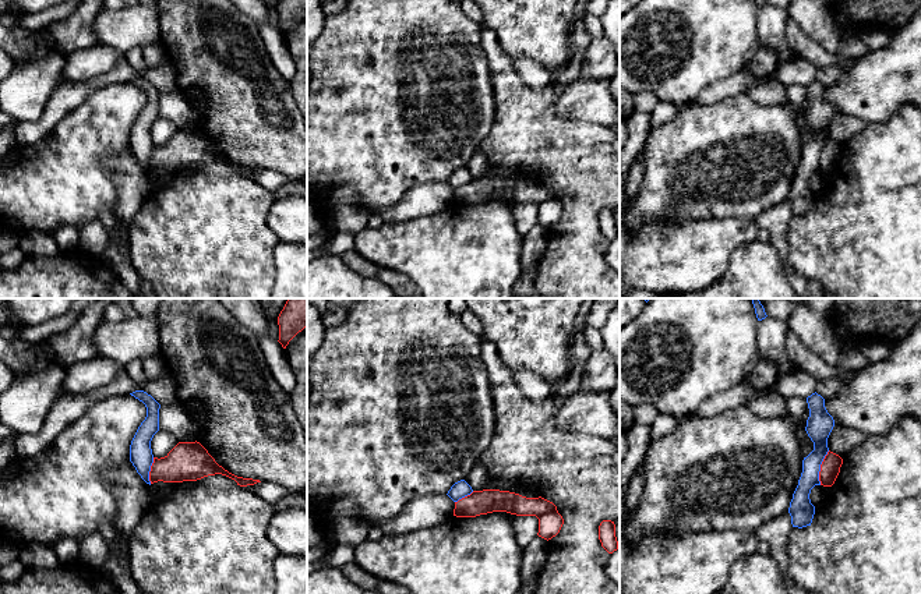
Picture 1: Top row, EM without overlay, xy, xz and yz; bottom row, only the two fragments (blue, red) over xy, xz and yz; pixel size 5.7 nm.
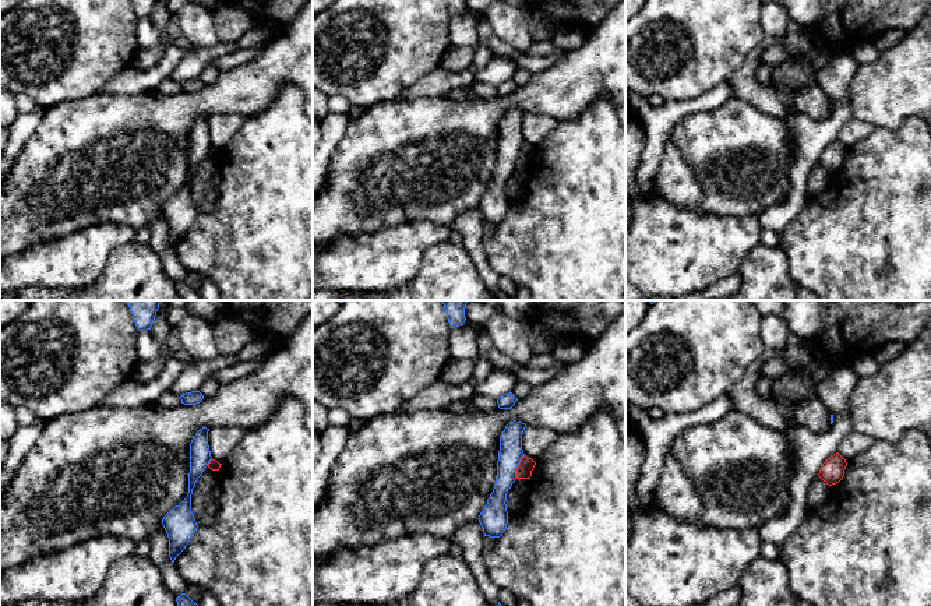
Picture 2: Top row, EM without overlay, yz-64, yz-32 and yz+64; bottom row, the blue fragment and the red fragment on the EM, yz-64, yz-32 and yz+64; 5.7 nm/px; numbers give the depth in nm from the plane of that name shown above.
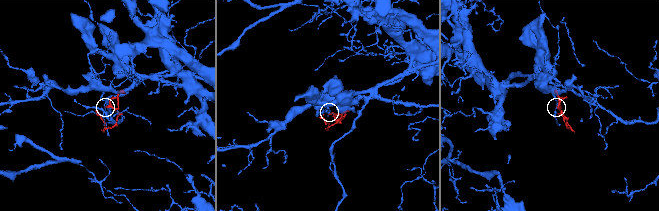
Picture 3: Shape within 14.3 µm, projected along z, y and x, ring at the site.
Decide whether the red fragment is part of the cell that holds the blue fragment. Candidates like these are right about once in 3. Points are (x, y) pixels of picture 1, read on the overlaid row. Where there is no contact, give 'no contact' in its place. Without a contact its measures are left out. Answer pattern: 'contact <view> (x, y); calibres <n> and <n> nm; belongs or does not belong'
contact yz (819, 467); calibres 160 and 110 nm; does not belong

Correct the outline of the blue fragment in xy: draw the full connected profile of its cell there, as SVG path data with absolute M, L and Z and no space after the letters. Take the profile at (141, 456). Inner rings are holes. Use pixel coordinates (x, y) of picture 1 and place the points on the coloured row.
M135 390L130 395L142 402L147 407L147 417L138 427L130 445L130 462L133 463L141 478L151 485L149 471L154 463L151 441L159 431L160 404L144 390Z

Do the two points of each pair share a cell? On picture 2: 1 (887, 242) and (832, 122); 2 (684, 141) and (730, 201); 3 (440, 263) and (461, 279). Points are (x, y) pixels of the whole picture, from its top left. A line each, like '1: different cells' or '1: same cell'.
1: different cells
2: same cell
3: same cell

